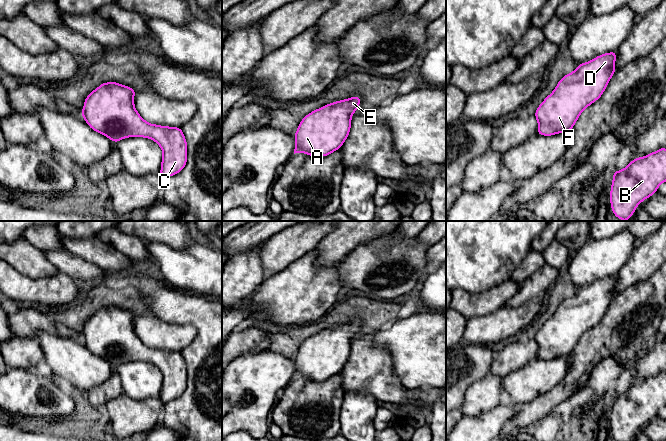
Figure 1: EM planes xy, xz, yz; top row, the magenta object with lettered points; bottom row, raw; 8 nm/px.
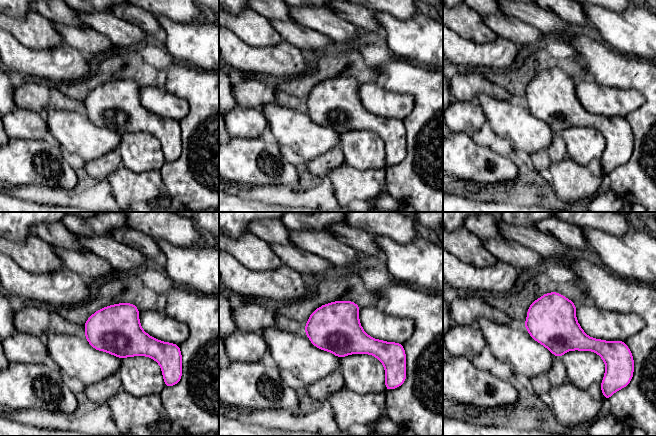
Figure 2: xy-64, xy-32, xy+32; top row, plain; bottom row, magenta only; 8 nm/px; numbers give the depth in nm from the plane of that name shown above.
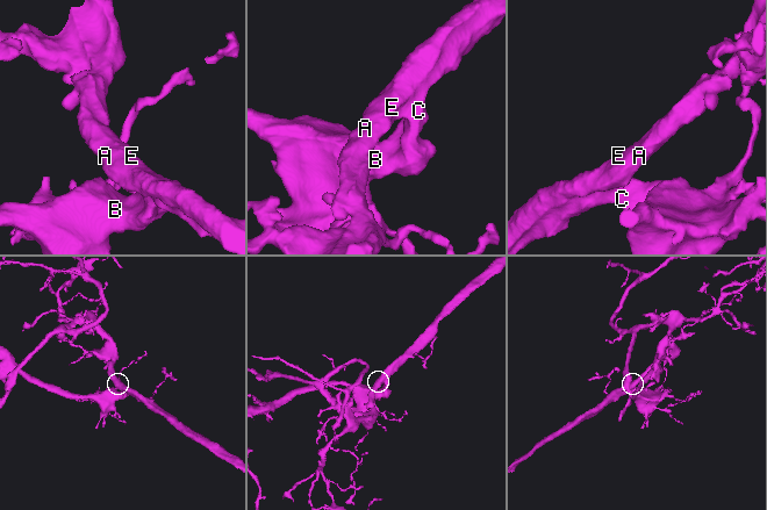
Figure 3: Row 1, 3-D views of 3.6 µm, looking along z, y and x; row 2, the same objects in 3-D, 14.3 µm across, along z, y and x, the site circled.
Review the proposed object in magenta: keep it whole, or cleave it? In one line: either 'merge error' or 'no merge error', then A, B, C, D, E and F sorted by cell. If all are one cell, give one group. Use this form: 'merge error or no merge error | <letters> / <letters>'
no merge error | A B C D E F

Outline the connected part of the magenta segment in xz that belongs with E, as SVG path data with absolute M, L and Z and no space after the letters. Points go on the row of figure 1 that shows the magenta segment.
M353 96L322 106L306 115L294 135L294 154L301 152L324 157L340 149L349 135L351 117L360 102L359 96Z

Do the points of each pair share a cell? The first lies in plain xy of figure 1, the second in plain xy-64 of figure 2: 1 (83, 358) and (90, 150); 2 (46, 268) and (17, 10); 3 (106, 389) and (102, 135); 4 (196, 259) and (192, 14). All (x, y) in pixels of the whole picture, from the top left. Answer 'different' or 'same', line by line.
1: same
2: different
3: different
4: different

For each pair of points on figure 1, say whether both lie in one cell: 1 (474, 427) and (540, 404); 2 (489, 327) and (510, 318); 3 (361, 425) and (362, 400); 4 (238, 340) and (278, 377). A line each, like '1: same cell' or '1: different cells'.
1: different cells
2: same cell
3: same cell
4: different cells

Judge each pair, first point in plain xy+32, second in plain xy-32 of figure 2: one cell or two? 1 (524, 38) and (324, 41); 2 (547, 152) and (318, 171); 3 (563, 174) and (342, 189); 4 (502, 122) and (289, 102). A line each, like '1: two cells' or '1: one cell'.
1: one cell
2: one cell
3: one cell
4: two cells

